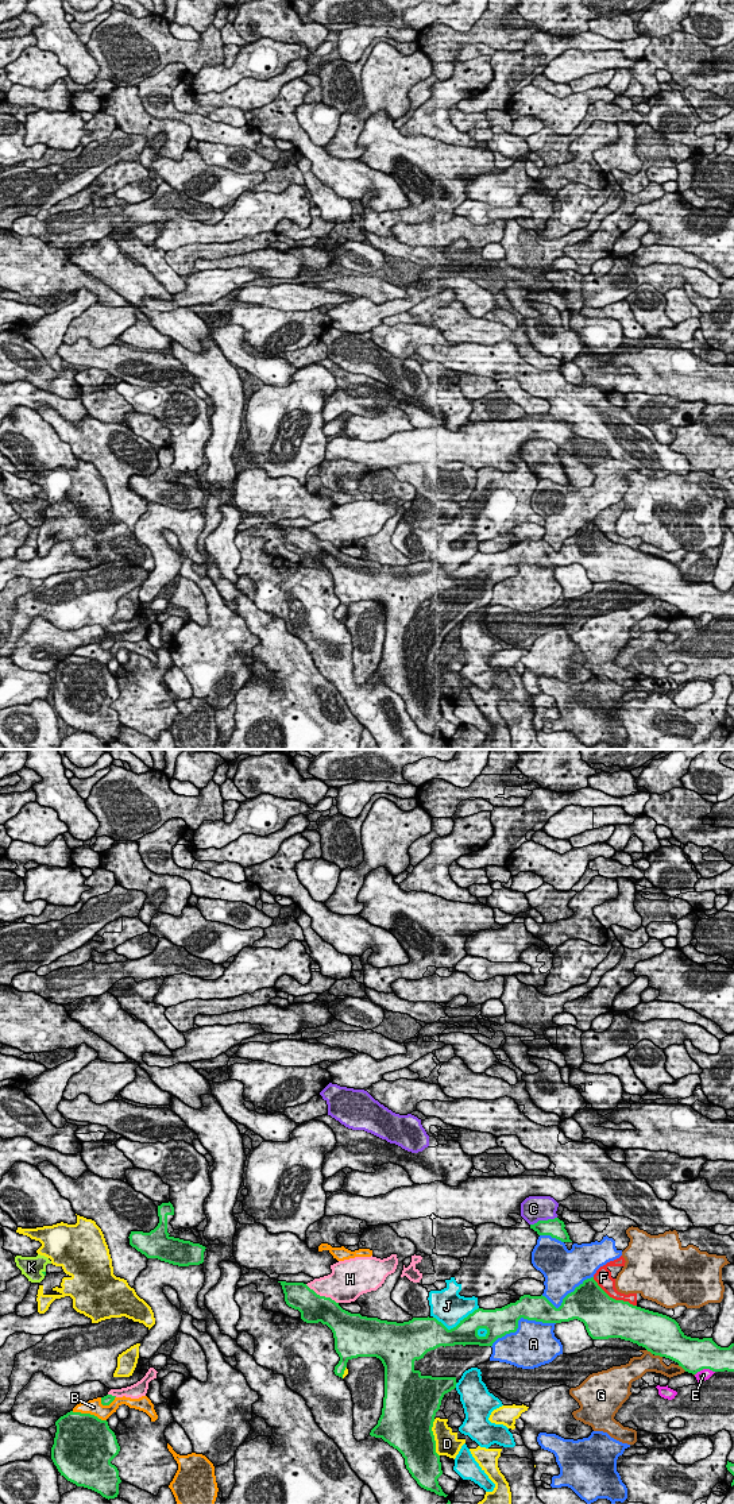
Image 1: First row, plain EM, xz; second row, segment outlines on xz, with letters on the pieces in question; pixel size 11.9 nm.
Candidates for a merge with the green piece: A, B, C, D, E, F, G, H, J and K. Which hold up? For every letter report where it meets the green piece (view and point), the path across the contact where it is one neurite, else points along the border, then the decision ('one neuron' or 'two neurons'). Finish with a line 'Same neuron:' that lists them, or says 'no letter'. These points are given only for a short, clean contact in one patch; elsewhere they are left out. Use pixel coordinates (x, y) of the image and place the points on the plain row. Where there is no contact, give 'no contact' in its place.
A: xz (518, 563) | two neurons
B: xz (89, 658) | two neurons
C: xz (543, 465) | across xz (555, 471), (543, 465), (533, 452) | one neuron
D: xz (433, 682) | two neurons
E: xz (704, 612) | along xz (714, 614), (700, 613), (695, 619) | two neurons
F: xz (614, 543) | two neurons
G: xz (659, 598) | two neurons
H: xz (321, 540) | two neurons
J: xz (456, 570) | two neurons
K: xz (43, 517) | along xz (42, 515), (45, 519) | two neurons
Same neuron: C

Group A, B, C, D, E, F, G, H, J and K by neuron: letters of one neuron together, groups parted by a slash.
A / B / C / D / E / F / G H / J / K

